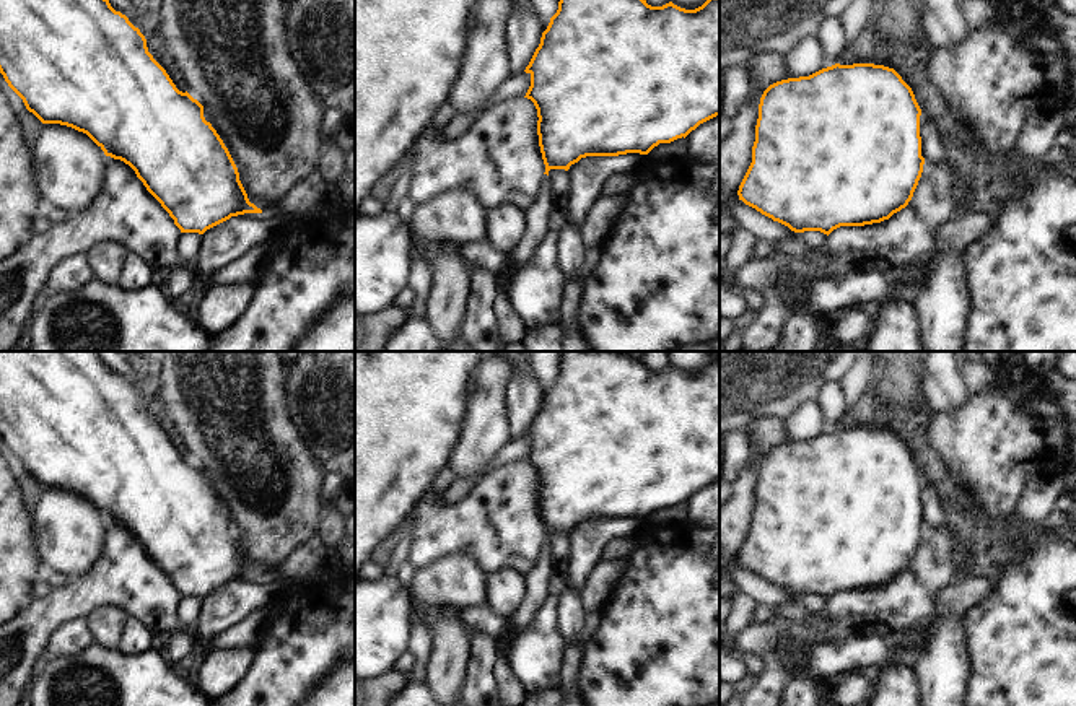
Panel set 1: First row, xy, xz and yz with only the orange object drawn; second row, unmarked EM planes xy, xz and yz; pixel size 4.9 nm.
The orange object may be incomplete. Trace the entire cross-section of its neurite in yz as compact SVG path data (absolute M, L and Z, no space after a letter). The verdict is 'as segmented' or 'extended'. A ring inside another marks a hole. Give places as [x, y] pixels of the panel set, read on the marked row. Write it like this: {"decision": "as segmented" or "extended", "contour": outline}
{"decision": "as segmented", "contour": "M835 63L809 76L776 81L760 98L752 163L739 185L739 200L794 233L829 236L840 226L889 220L908 205L923 172L920 115L912 88L884 65Z"}

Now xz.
{"decision": "extended", "contour": "M560 0L524 72L531 75L524 98L537 109L537 135L545 172L537 197L524 211L523 239L495 277L492 307L500 340L506 345L523 343L526 337L506 294L508 278L529 260L549 229L555 226L558 203L552 194L549 171L568 171L586 156L648 155L659 143L685 138L700 124L720 115L720 0L706 0L695 10L680 8L672 2L651 7L646 0Z"}

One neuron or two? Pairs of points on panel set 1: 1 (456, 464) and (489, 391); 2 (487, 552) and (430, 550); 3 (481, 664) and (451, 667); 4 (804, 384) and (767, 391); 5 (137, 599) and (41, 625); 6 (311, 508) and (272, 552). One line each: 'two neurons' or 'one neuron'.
1: one neuron
2: one neuron
3: two neurons
4: one neuron
5: one neuron
6: one neuron

